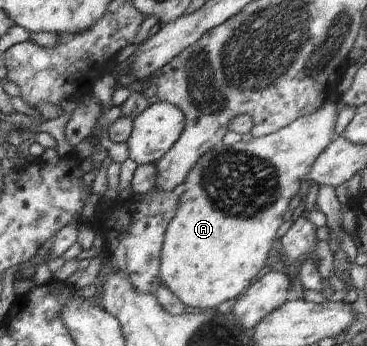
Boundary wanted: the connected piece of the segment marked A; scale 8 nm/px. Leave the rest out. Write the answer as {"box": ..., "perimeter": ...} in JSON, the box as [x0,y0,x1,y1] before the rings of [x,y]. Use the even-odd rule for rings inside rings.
{"box":[160,94,339,311],"perimeter":[[[338,94],[329,98],[317,112],[273,134],[254,137],[247,142],[240,140],[234,145],[217,145],[205,153],[187,175],[180,188],[178,212],[164,238],[160,266],[163,284],[186,306],[209,311],[231,298],[242,296],[254,284],[267,264],[266,258],[273,250],[281,224],[290,213],[291,200],[309,187],[308,176],[315,161],[339,136],[335,130],[339,98]]]}

